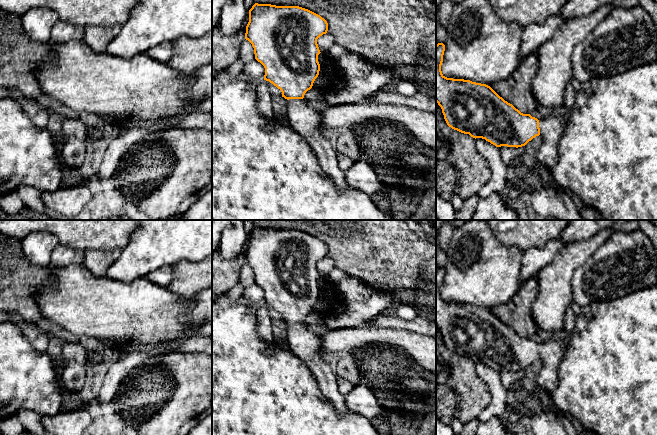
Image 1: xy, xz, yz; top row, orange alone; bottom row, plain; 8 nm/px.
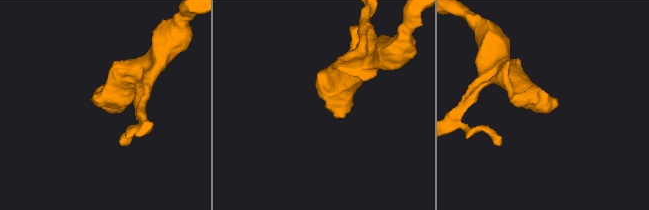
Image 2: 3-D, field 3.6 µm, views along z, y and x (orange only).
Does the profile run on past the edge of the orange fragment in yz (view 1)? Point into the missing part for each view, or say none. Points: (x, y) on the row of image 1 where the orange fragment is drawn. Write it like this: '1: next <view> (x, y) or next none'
1: next yz (551, 128)

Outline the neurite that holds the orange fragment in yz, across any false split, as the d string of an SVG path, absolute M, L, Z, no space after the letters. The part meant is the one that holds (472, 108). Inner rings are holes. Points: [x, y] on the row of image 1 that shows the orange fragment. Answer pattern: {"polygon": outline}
{"polygon": "M438 43L436 45L436 102L442 109L447 125L475 139L485 139L496 147L522 147L541 135L543 141L537 151L537 162L548 169L553 168L558 161L558 143L567 126L568 115L538 120L530 114L521 113L486 84L445 77L441 71L444 51L445 45Z"}

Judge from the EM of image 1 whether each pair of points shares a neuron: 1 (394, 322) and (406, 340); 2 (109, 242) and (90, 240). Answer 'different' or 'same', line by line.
1: different
2: same

